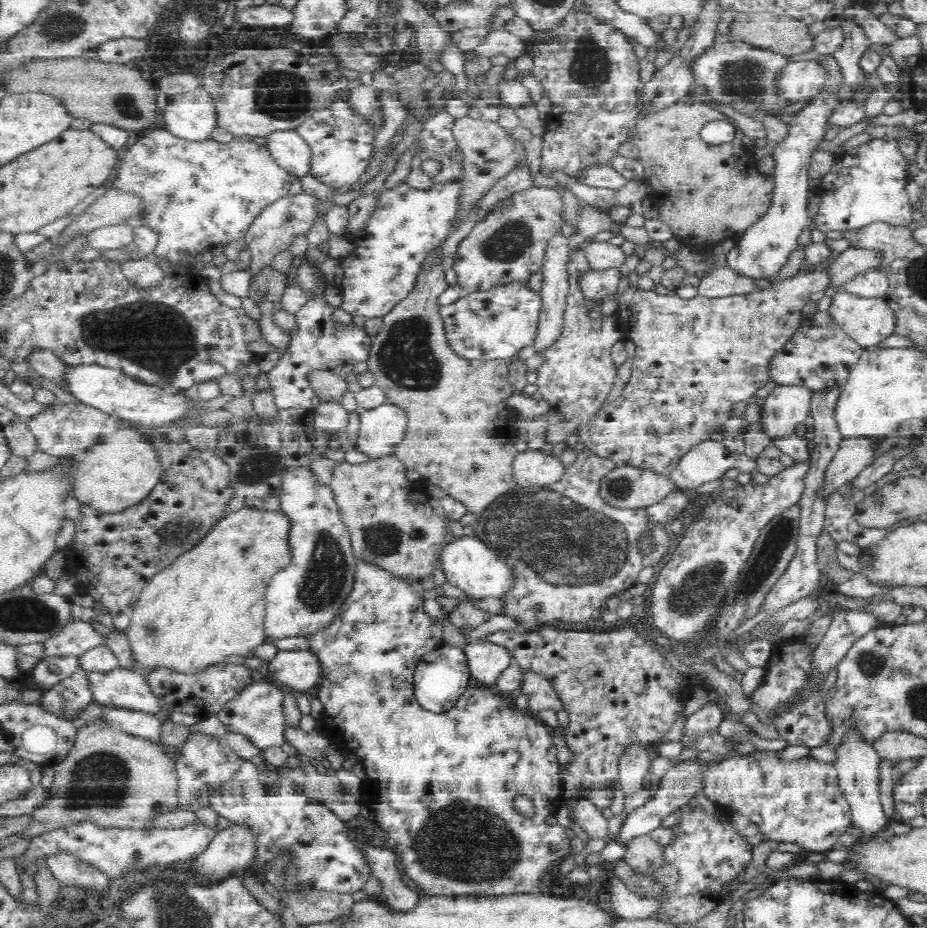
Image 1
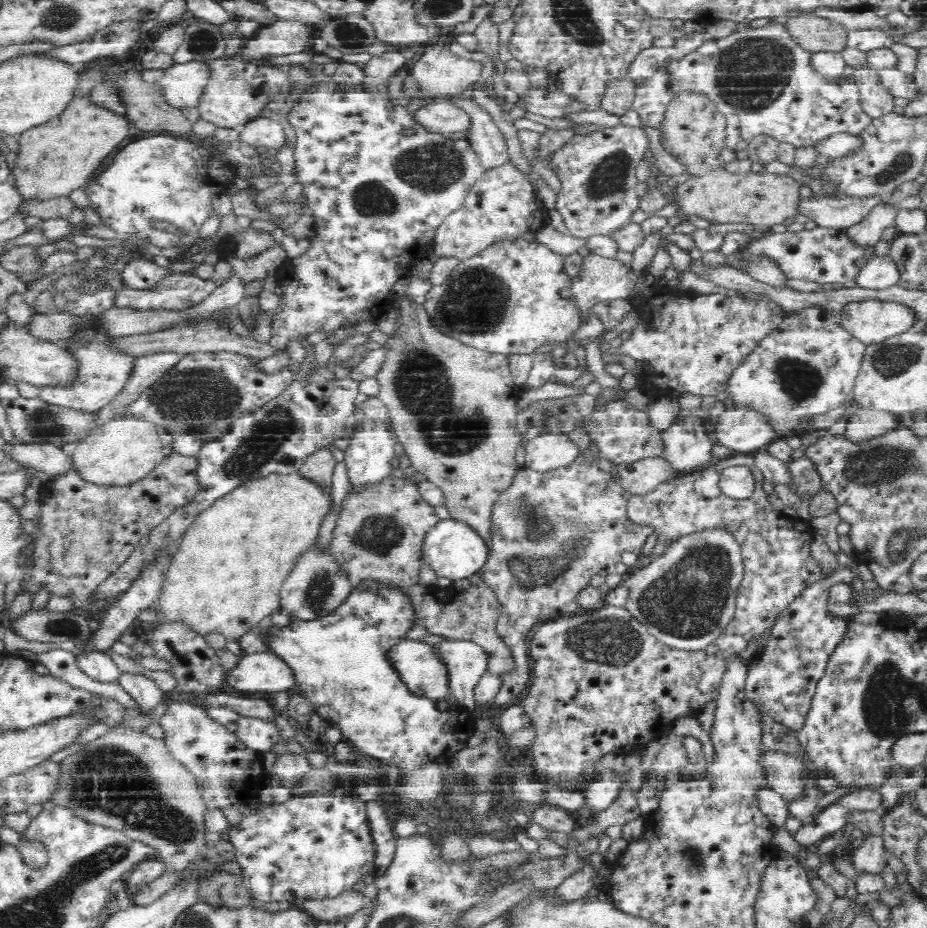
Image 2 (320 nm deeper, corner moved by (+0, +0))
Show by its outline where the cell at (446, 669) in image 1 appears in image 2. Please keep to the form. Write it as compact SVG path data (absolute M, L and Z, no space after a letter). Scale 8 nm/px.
M408 639L393 648L391 658L414 694L439 700L449 697L451 690L450 669L437 646Z

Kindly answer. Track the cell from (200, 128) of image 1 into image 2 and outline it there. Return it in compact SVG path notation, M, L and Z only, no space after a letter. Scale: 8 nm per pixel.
M174 63L171 69L164 71L157 92L172 108L196 108L204 96L210 77L207 63Z

